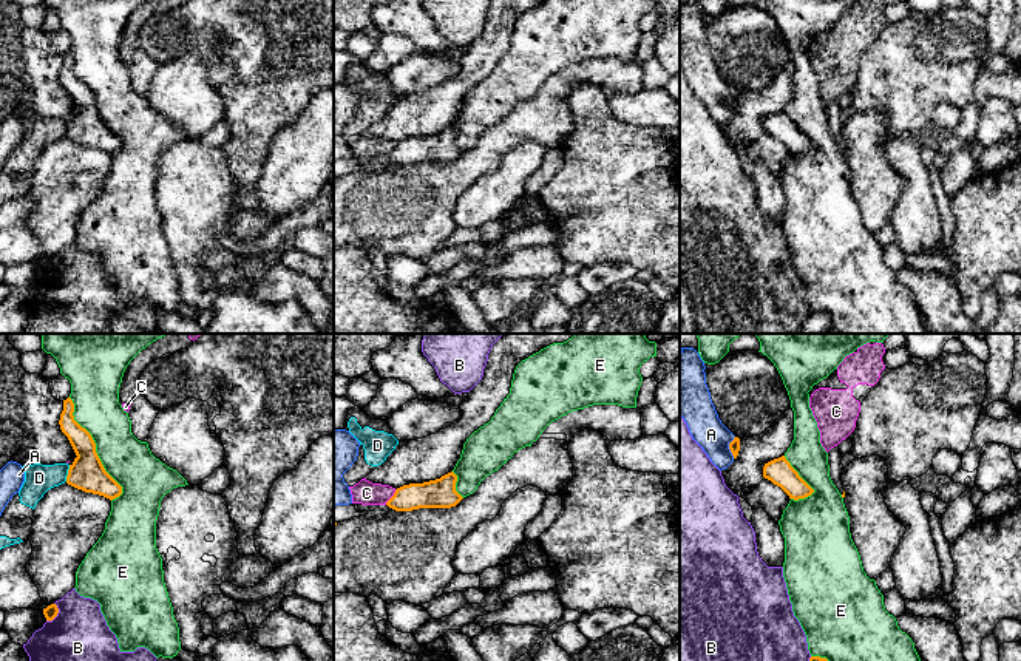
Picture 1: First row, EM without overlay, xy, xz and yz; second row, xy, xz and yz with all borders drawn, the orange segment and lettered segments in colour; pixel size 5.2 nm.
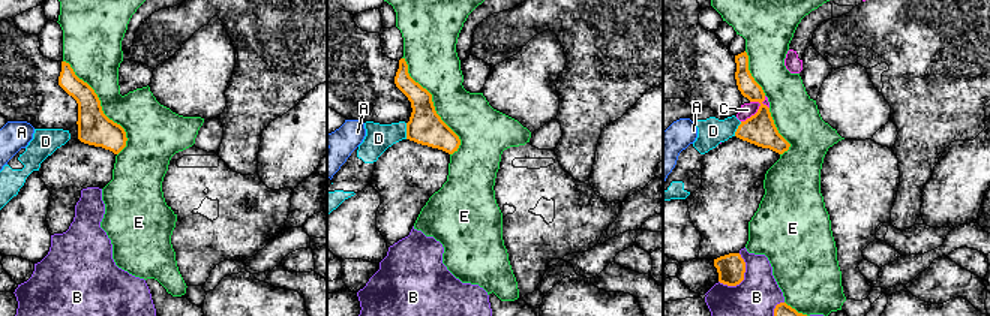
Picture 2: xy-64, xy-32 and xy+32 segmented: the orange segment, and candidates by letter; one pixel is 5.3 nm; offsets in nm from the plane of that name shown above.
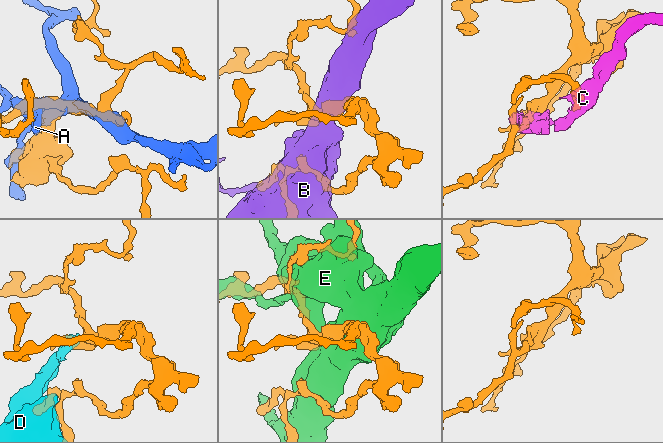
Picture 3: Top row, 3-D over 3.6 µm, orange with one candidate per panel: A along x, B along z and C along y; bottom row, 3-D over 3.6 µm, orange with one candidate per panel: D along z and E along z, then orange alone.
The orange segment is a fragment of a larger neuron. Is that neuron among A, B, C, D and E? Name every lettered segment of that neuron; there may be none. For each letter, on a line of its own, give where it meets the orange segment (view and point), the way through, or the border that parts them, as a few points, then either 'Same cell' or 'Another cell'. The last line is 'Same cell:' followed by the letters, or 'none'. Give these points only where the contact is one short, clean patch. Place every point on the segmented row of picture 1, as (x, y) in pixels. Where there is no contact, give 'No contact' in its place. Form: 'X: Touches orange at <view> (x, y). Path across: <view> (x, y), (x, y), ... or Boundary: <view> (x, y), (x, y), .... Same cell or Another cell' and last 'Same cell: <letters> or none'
A: Touches orange at yz (729, 447). Another cell
B: Touches orange at xy (57, 612). Another cell
C: Touches orange at xz (391, 498). Another cell
D: Touches orange at xy (68, 473). Boundary: xy (70, 465), (65, 481). Another cell
E: Touches orange at xy (94, 450). Same cell
Same cell: E

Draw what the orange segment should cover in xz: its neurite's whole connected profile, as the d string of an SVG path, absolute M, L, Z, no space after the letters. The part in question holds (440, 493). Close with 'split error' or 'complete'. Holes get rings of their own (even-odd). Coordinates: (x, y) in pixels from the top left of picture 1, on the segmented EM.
M451 471L440 479L409 483L395 490L386 505L395 511L419 508L451 508L463 497L456 491L457 476Z; complete

